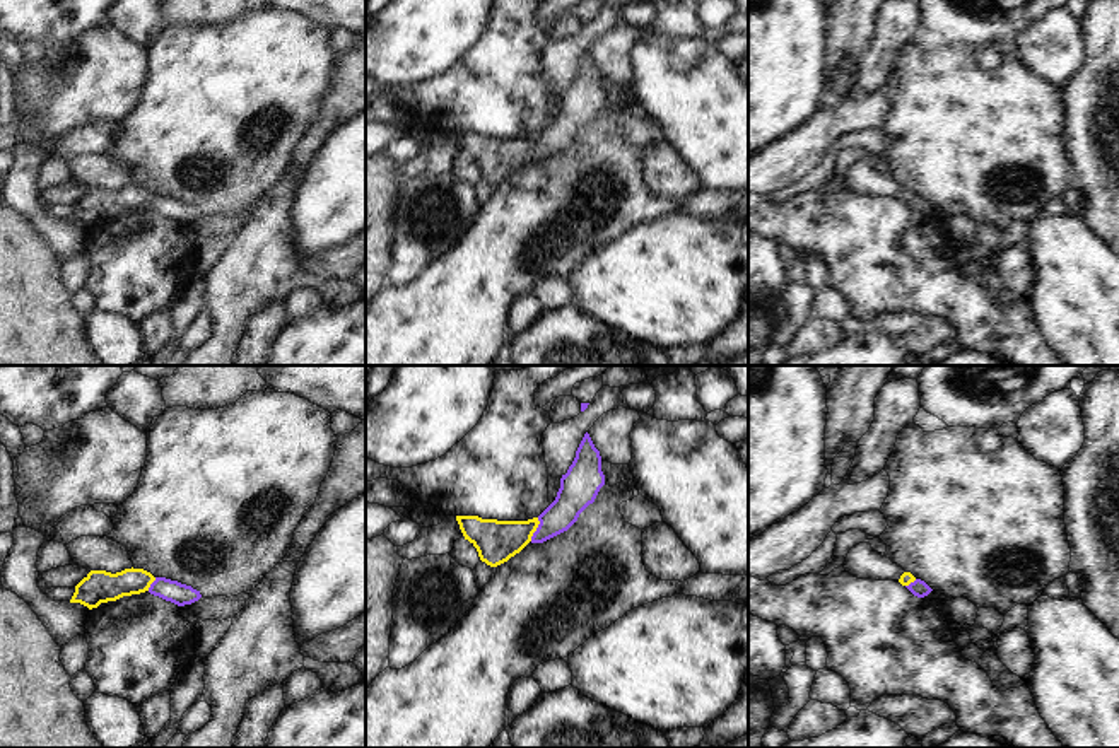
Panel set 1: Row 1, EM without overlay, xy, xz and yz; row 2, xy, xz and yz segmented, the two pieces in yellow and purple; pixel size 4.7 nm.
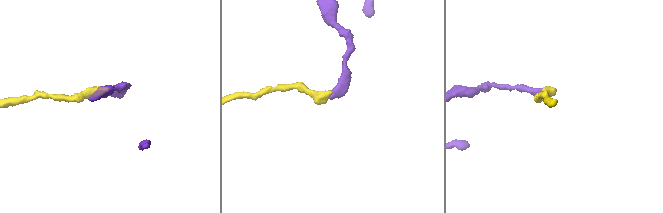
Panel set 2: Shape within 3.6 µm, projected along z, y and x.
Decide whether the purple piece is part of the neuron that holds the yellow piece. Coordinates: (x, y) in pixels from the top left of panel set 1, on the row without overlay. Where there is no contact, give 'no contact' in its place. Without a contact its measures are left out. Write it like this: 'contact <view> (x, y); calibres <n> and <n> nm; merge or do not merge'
contact xz (535, 147); calibres 200 and 160 nm; merge

